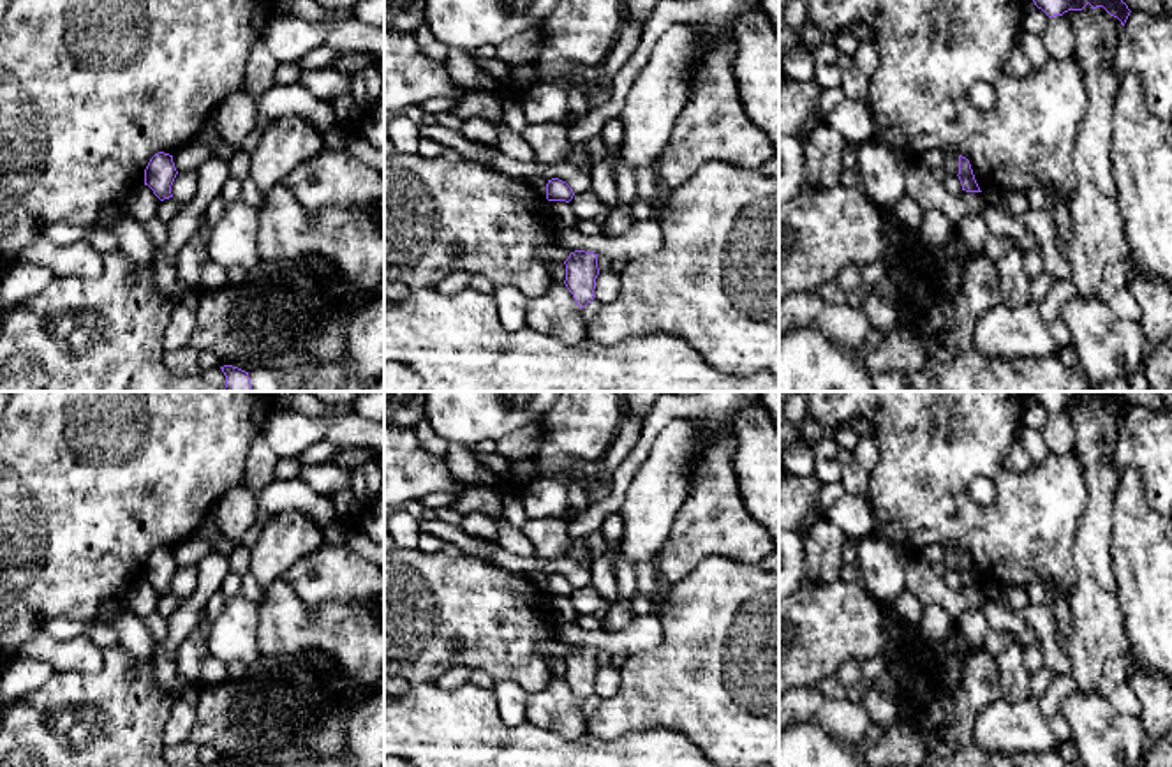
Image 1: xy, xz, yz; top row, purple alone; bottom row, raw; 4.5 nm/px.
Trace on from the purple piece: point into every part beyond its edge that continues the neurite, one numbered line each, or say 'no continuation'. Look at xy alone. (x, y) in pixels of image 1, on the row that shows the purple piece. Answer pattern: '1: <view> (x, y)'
no continuation

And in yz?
no continuation

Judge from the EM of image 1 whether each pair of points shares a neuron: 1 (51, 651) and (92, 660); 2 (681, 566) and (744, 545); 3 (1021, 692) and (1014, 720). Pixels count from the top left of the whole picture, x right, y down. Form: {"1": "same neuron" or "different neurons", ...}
{"1": "same neuron", "2": "same neuron", "3": "different neurons"}

